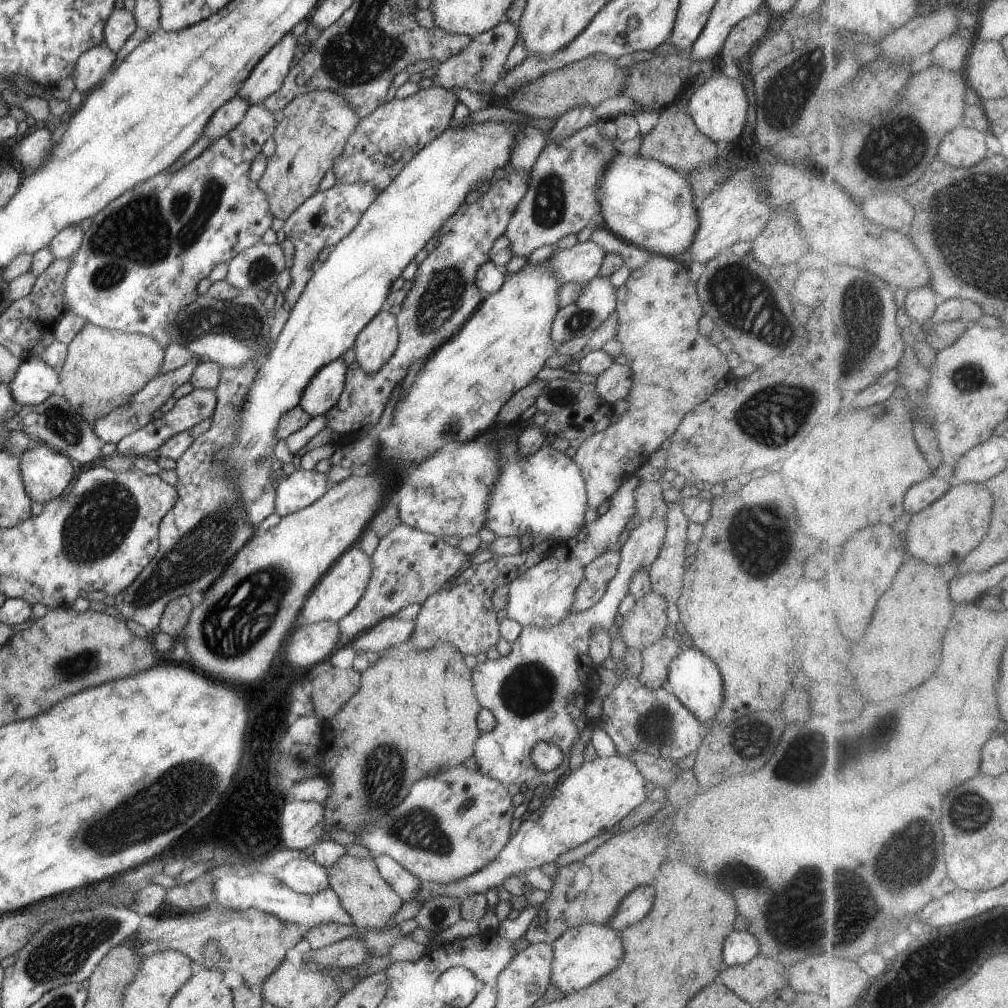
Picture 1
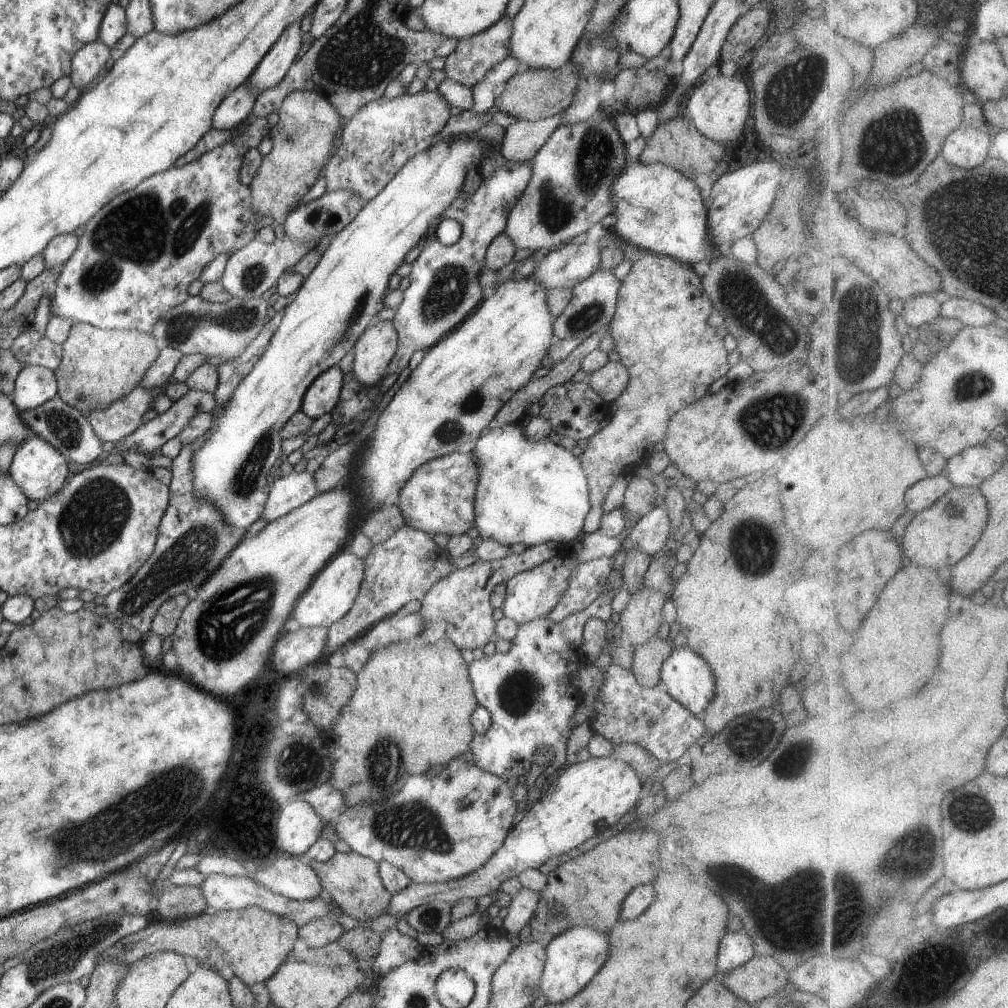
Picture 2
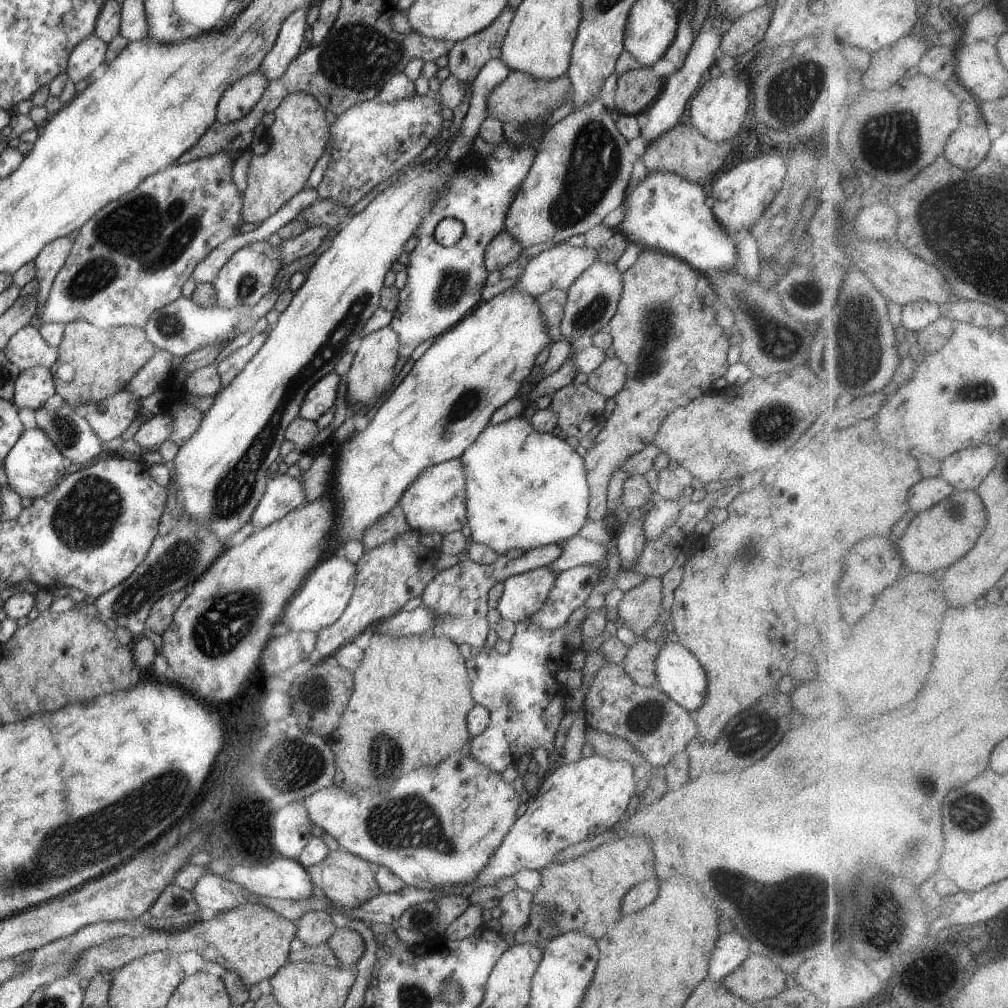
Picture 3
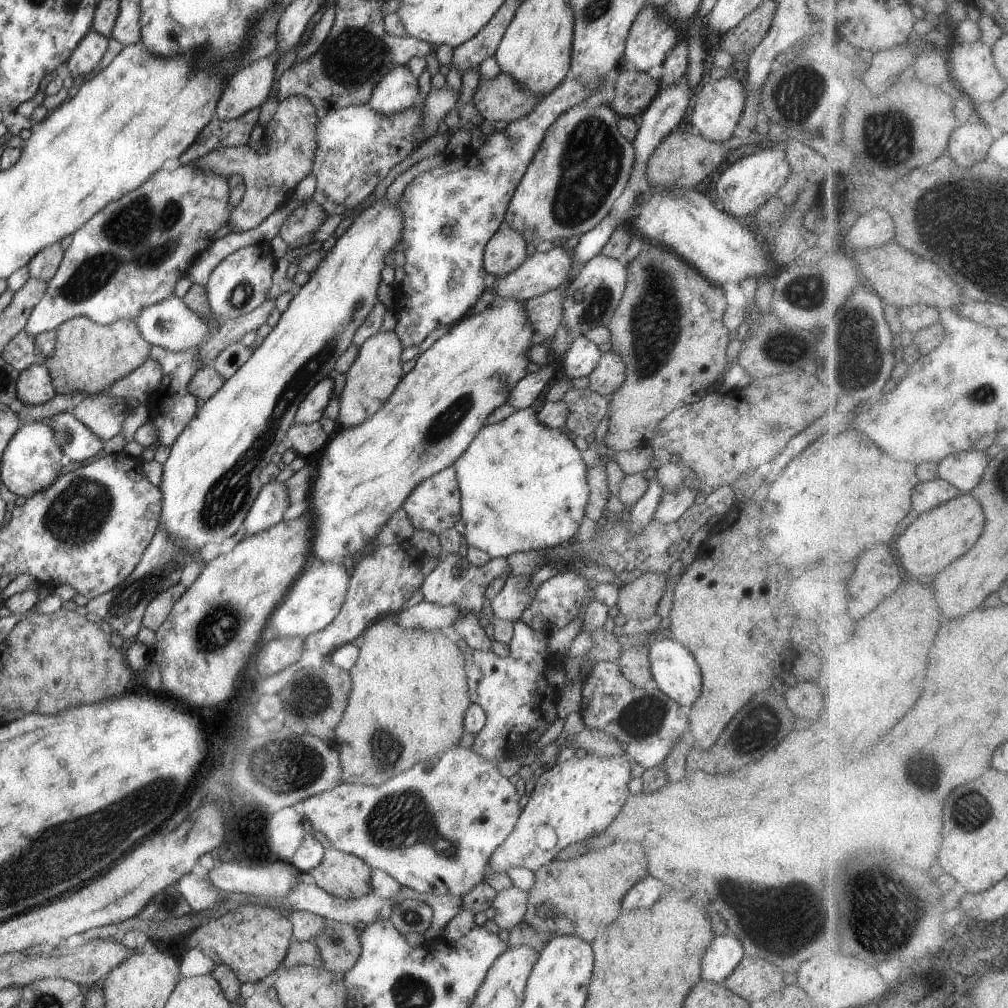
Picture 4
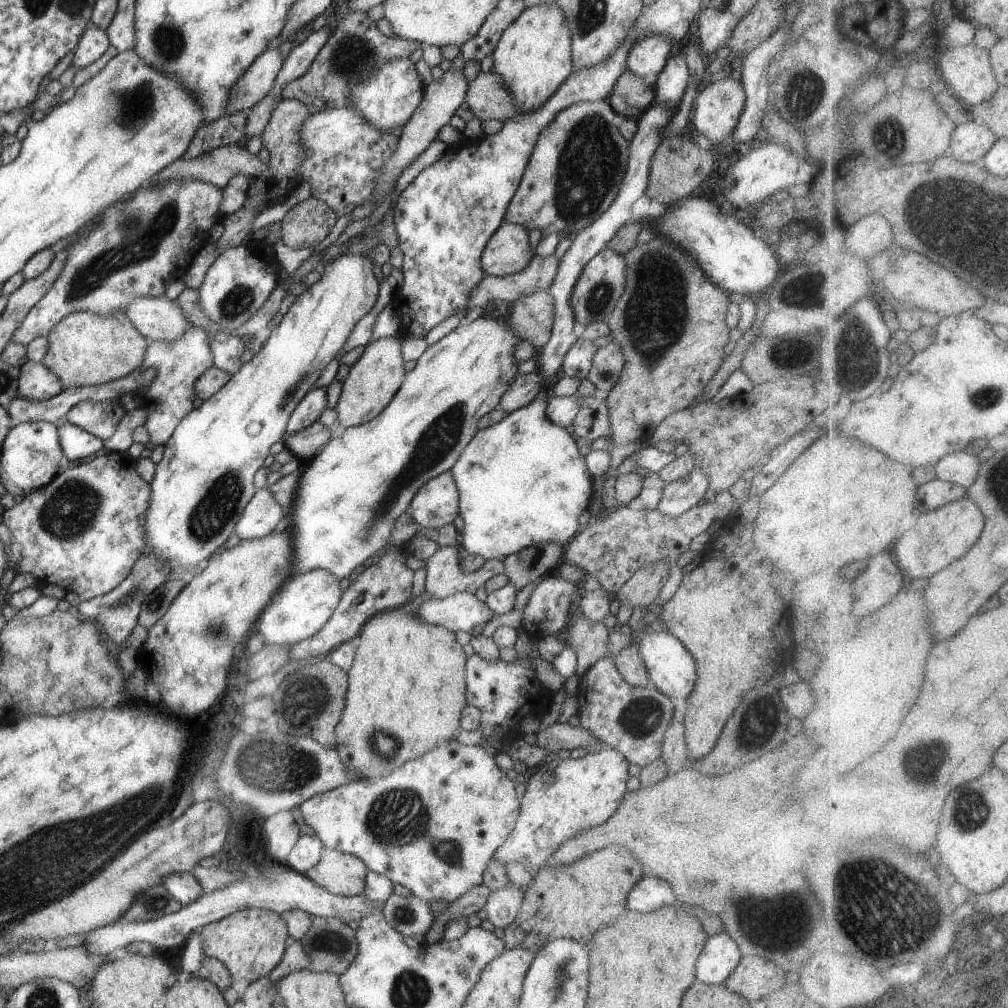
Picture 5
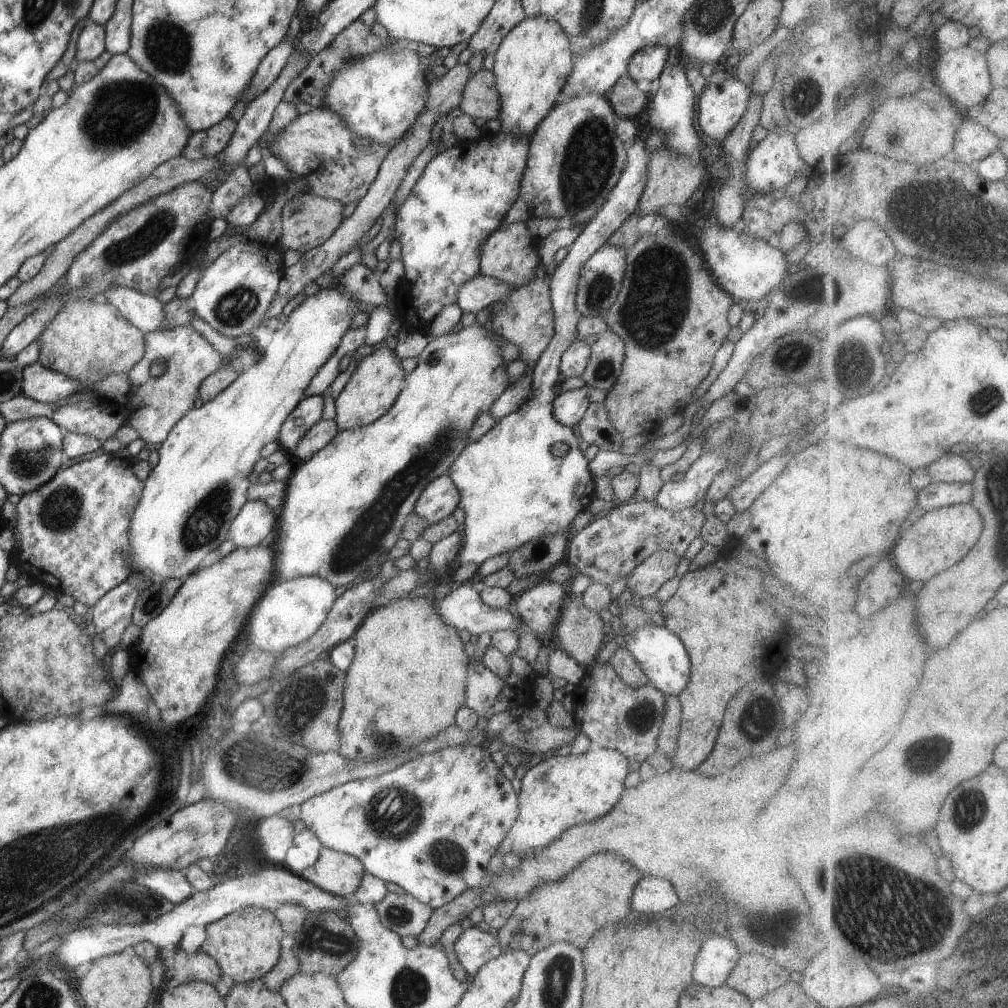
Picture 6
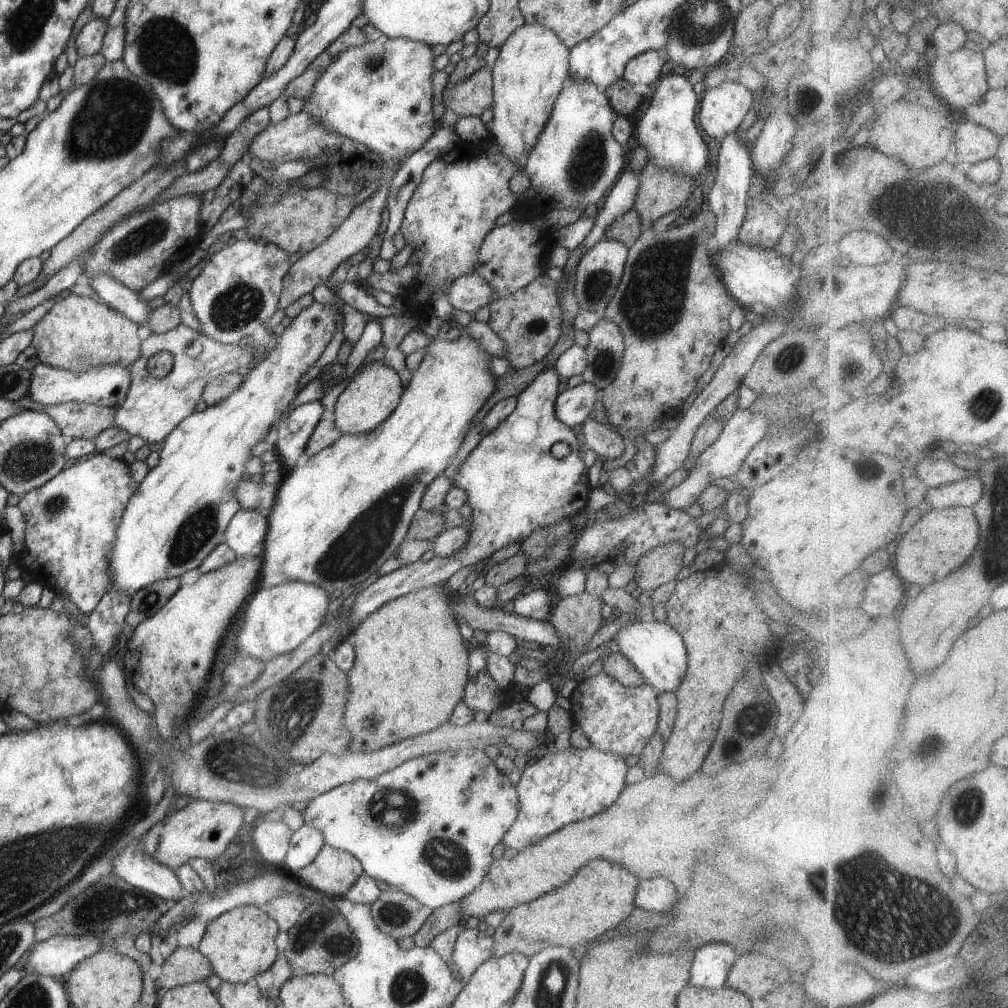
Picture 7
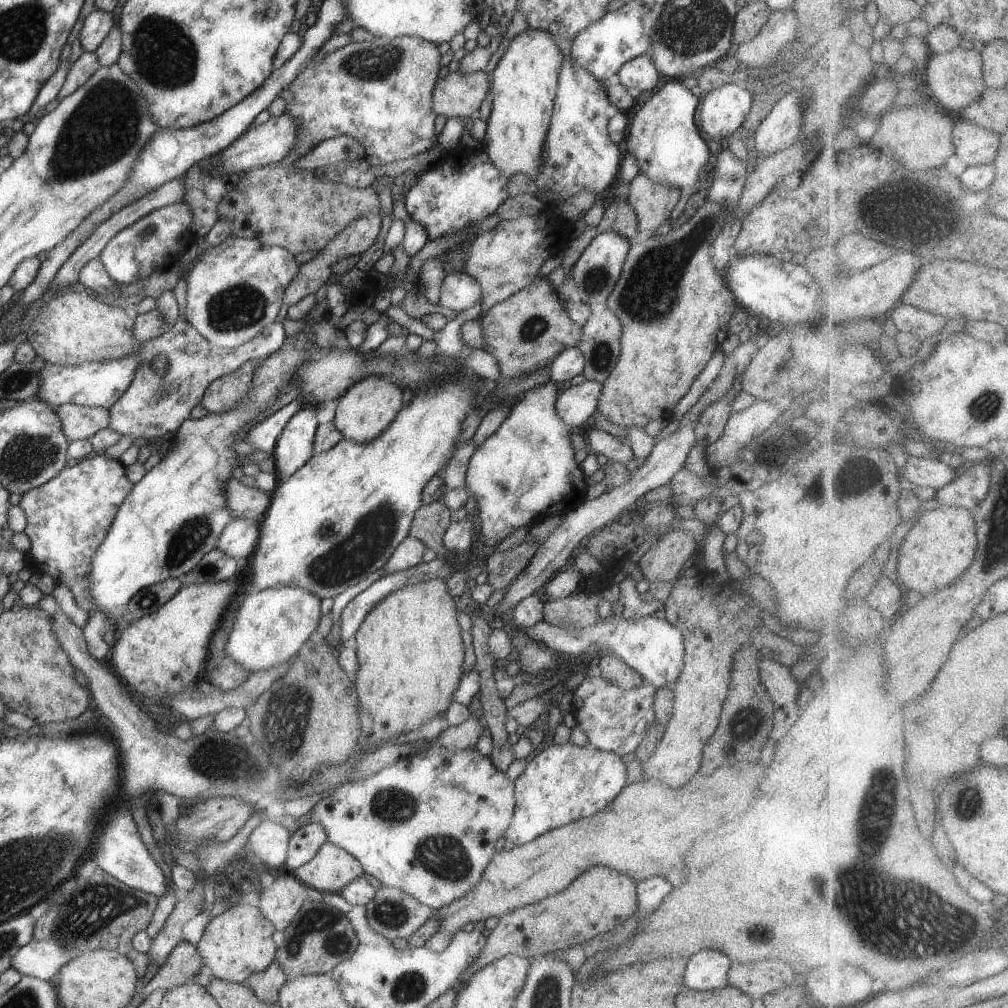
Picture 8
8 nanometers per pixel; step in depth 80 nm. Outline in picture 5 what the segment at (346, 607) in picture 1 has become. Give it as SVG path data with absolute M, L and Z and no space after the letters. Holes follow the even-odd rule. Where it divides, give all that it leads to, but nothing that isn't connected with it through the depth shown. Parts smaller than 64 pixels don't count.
M324 569L310 570L284 580L280 590L270 598L256 626L262 632L264 645L286 646L288 644L292 647L314 636L330 620L342 594L340 580Z

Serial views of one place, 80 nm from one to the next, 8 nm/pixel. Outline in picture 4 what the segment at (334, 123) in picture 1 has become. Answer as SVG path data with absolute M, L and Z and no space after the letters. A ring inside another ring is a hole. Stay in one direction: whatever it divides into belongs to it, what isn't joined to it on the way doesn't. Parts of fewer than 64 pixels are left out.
M293 95L279 102L274 118L266 126L263 134L263 144L269 148L266 155L259 156L249 145L238 147L223 147L211 151L194 164L221 175L227 179L234 174L242 176L245 194L241 202L233 209L229 225L235 233L248 231L263 222L278 208L286 205L297 186L313 170L317 154L317 125L315 105L303 95Z

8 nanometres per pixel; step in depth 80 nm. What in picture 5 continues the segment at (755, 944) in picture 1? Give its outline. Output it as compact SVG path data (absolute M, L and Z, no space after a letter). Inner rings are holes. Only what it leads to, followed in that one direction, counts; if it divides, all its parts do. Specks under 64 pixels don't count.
M712 936L696 964L696 978L708 986L723 984L738 967L741 958L740 950L730 936Z

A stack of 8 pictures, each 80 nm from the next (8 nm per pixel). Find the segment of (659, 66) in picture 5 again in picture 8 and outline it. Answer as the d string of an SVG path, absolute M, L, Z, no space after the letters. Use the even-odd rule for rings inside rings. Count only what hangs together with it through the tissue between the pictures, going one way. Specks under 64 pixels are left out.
M649 53L628 61L617 74L627 89L638 88L640 92L652 90L661 76Z

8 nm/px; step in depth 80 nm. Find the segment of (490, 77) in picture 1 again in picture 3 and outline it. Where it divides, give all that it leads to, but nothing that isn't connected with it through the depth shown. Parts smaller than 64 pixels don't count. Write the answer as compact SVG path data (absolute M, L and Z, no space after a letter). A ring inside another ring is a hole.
M506 9L481 32L450 46L448 70L458 80L472 83L482 66L491 59L500 59L502 42L513 20L515 9Z

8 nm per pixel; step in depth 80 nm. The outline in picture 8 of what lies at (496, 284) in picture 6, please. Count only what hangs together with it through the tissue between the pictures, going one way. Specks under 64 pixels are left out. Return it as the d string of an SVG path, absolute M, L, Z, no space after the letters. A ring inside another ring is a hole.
M470 273L446 274L441 284L440 306L454 312L478 310L482 300L482 285Z

